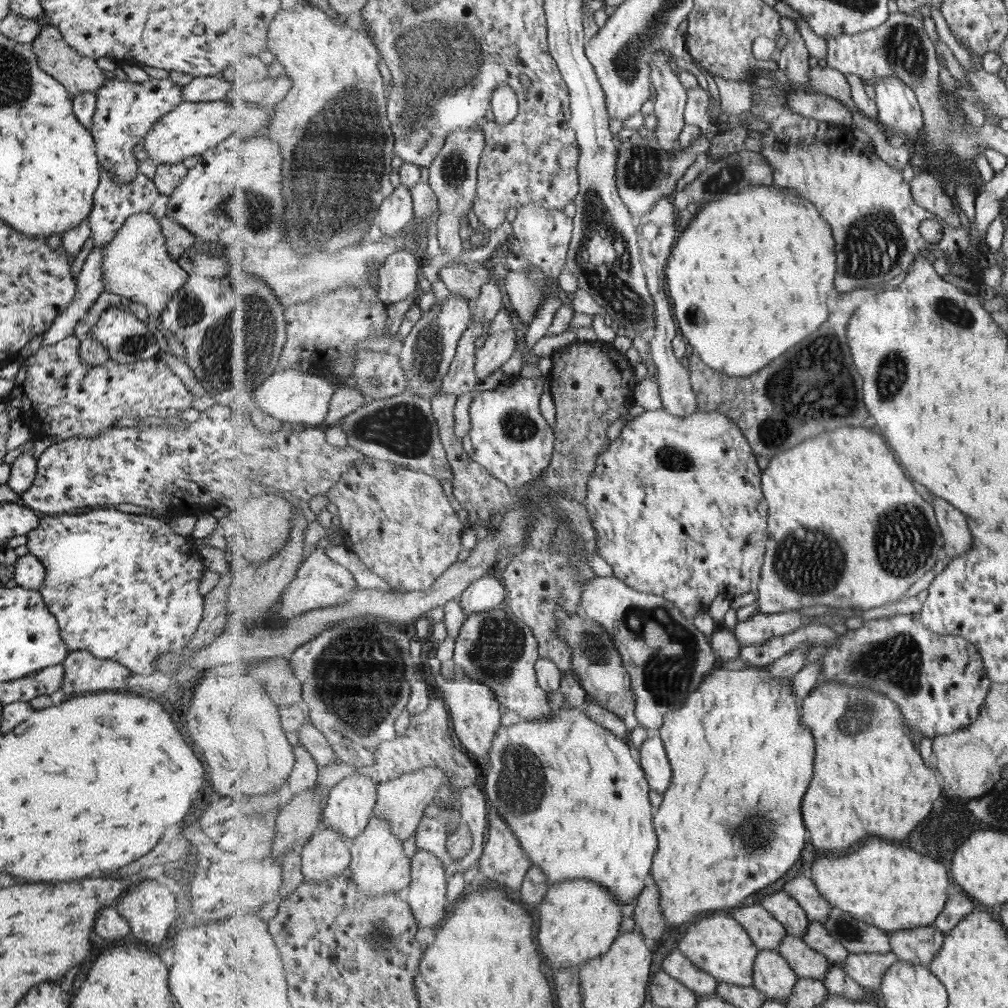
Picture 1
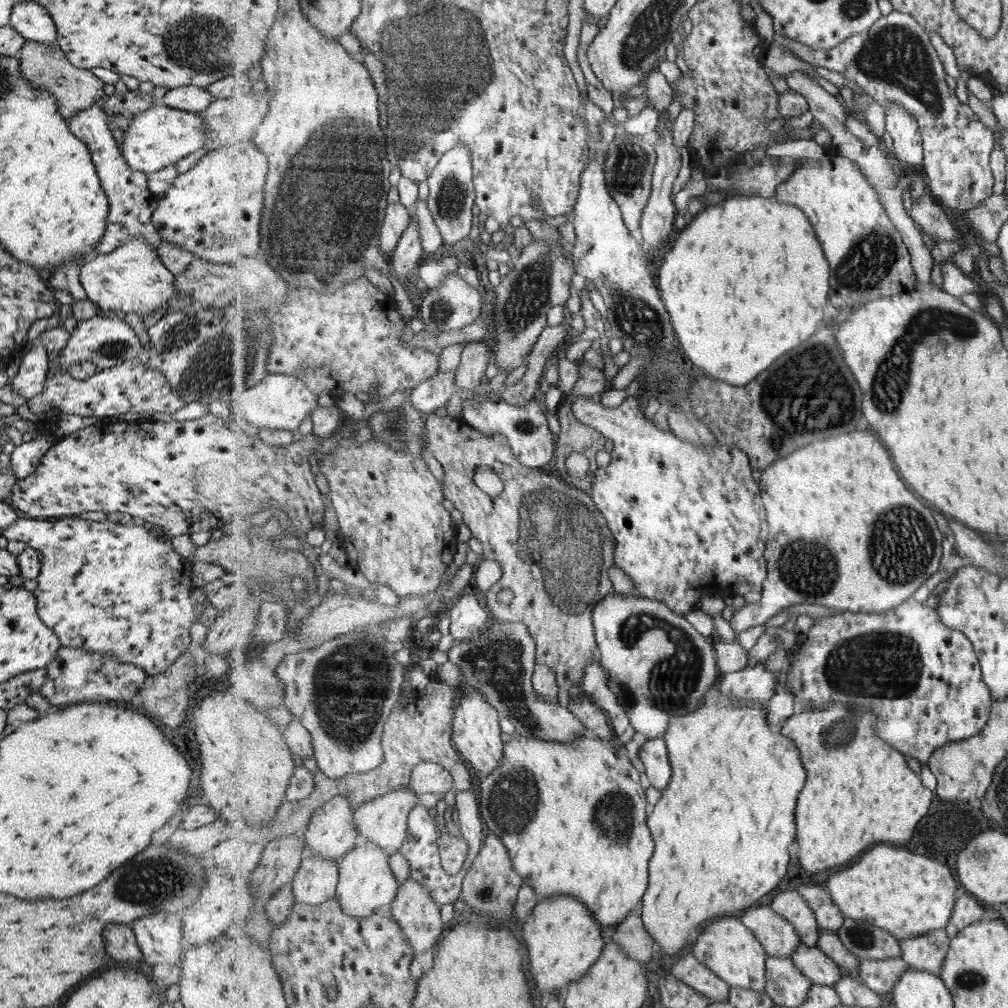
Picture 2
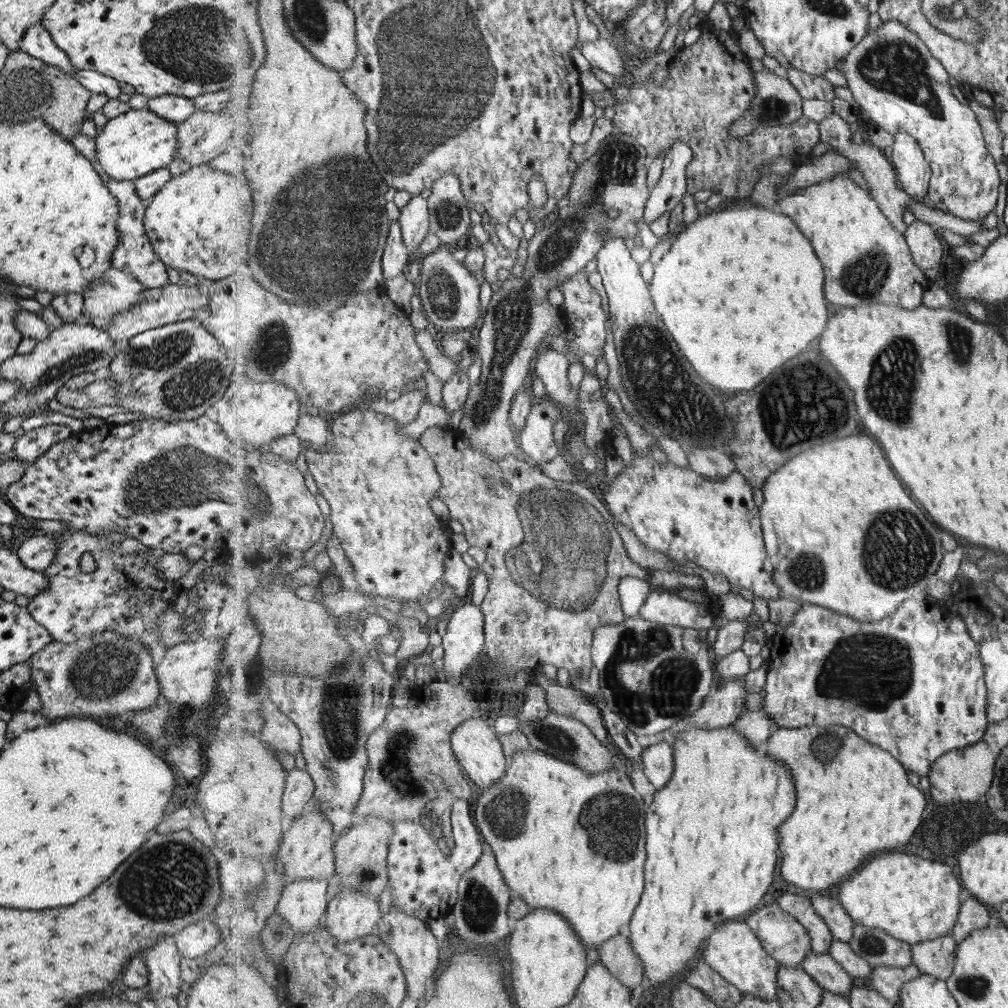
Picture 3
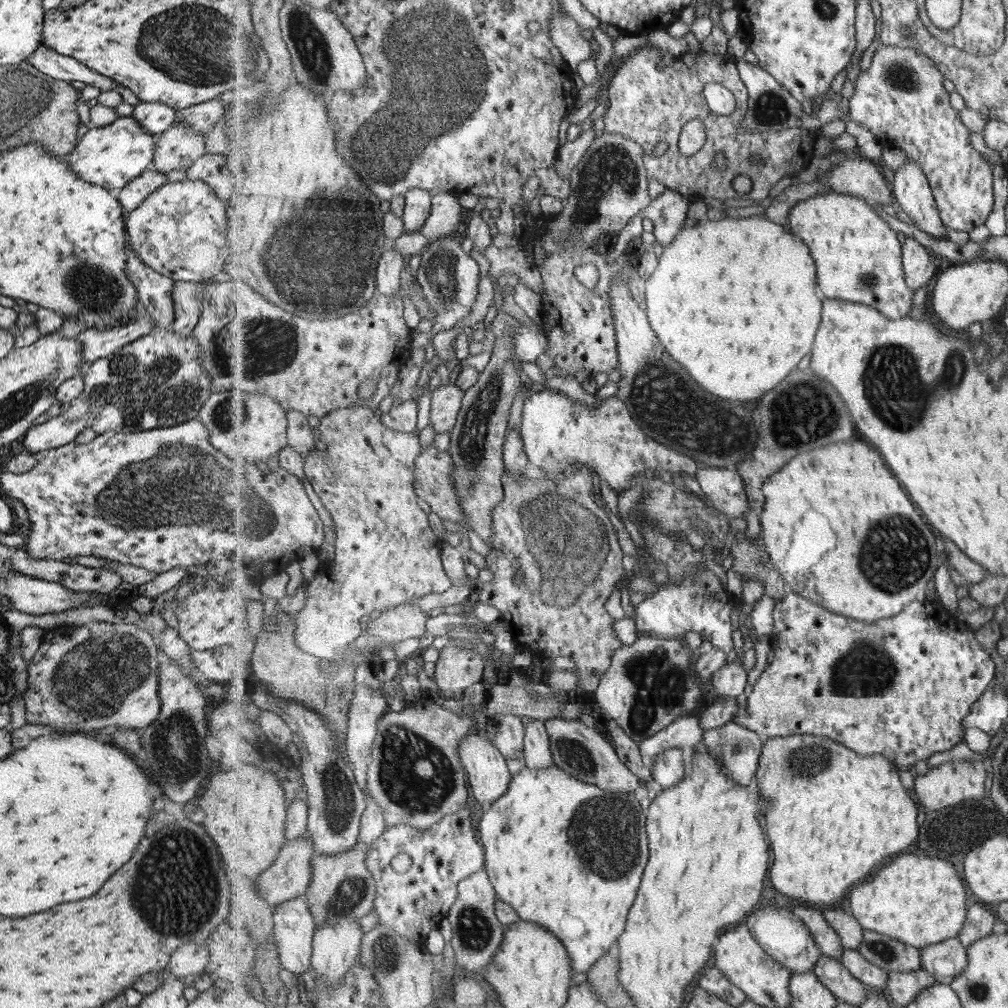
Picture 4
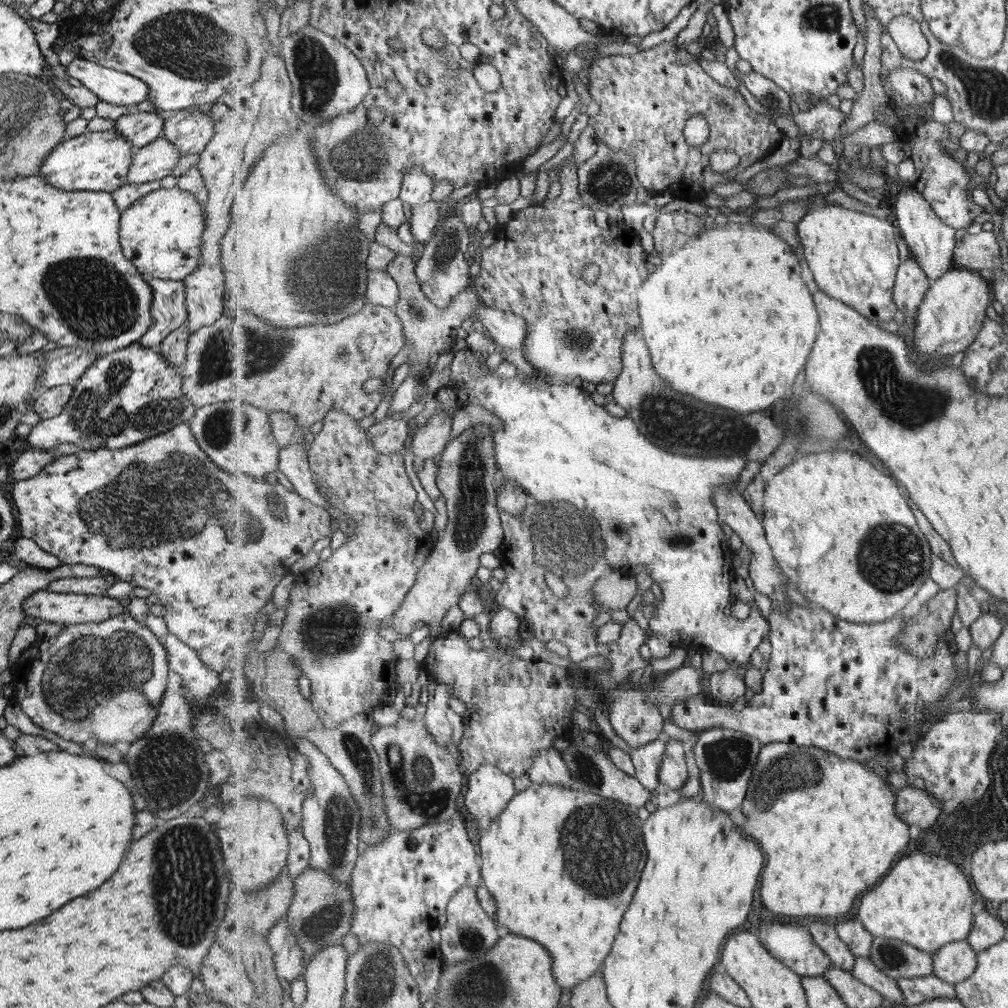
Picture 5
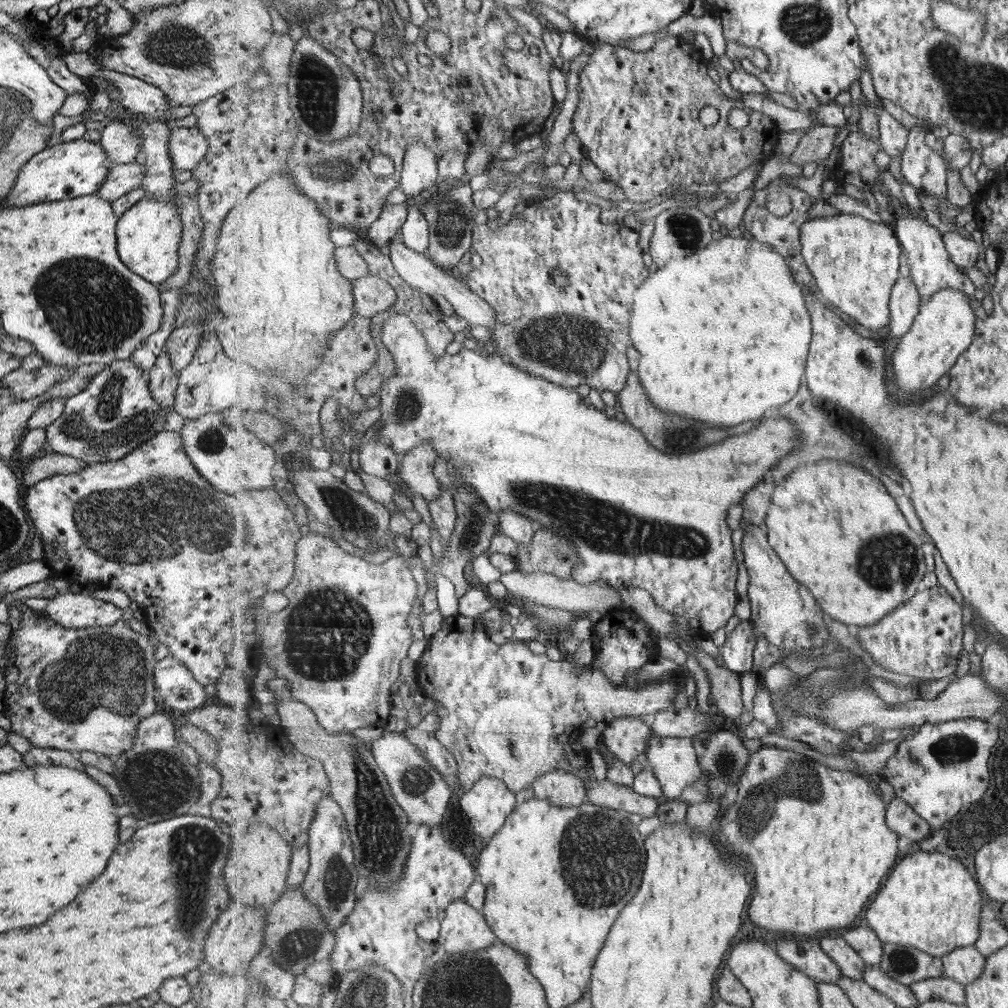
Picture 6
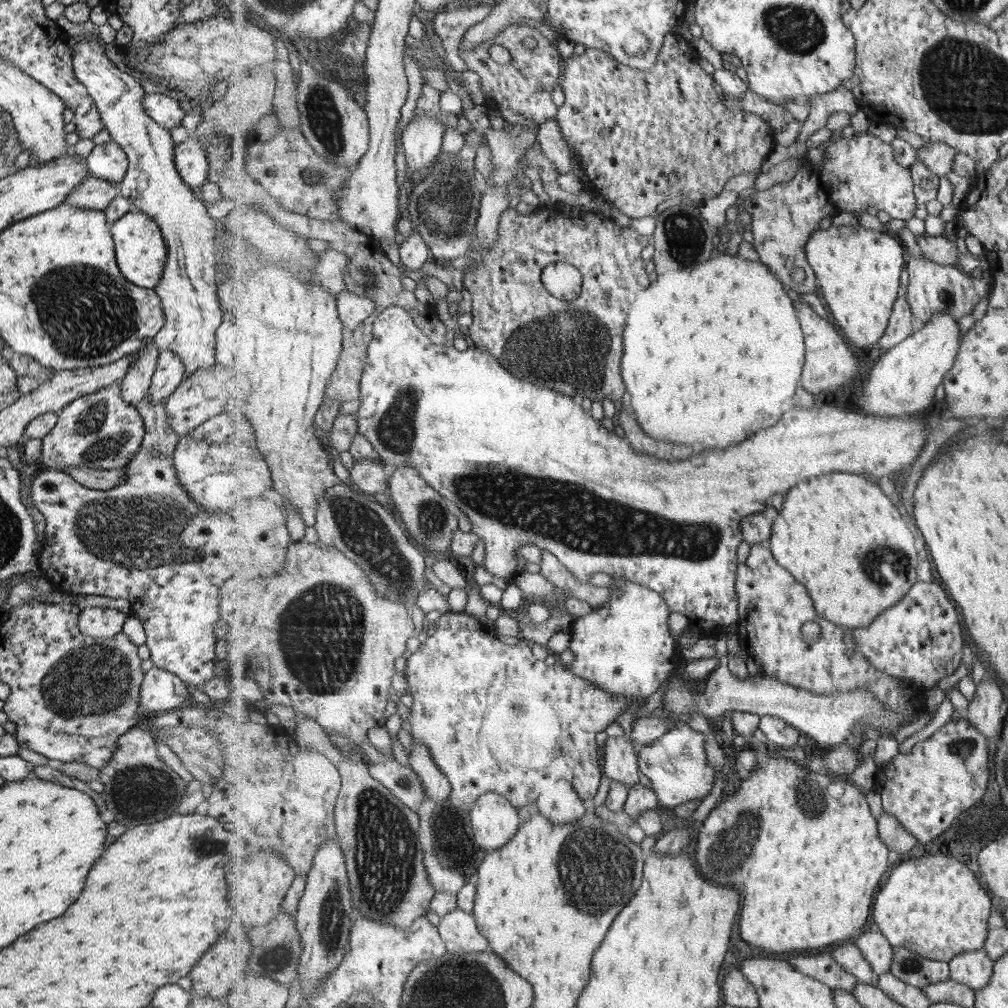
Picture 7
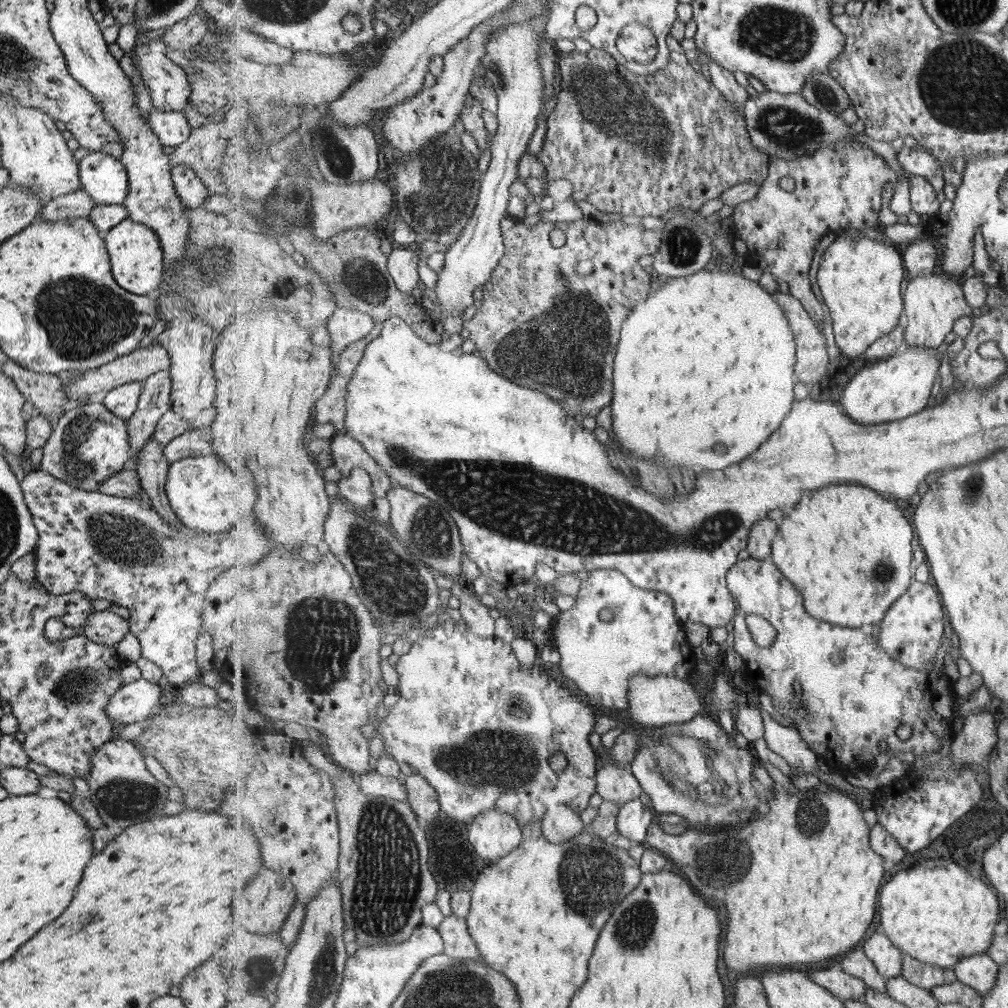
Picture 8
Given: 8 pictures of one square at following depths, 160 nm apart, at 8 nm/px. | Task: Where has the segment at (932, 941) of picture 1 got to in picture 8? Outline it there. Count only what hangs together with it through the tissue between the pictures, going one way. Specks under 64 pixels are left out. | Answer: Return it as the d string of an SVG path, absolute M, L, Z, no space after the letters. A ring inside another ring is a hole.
M981 953L965 957L954 966L954 971L959 981L984 994L996 985L1000 965L988 953Z

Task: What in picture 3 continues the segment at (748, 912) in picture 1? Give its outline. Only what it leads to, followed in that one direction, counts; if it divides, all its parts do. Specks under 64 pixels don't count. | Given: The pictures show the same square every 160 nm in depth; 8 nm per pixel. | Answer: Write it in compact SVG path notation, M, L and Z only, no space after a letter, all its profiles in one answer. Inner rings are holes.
M779 904L777 906L769 906L769 908L763 908L759 910L757 914L753 912L747 916L745 920L748 926L753 932L758 936L761 942L763 942L764 947L772 954L780 964L787 966L801 966L803 964L805 957L812 950L812 940L809 937L807 929L801 924L795 916L784 912L780 908Z

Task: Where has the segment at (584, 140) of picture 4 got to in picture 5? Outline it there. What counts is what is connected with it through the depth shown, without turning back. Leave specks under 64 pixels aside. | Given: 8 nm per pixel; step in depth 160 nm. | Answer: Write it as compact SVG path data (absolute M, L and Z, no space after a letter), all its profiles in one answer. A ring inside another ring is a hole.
M571 162L567 168L567 178L561 180L562 192L554 199L545 199L541 204L532 204L529 207L521 209L513 216L505 225L499 226L491 234L486 242L485 249L481 253L481 271L476 277L473 277L473 284L471 288L479 293L483 304L487 307L501 309L507 313L515 313L522 316L528 322L528 337L524 342L523 354L526 360L533 365L537 371L537 375L542 375L552 381L572 383L575 378L580 378L583 383L615 383L624 369L624 342L632 330L639 330L642 324L640 315L640 302L638 301L638 294L641 290L641 285L648 280L651 273L647 273L647 261L652 255L643 251L639 241L637 232L628 229L625 226L610 226L607 229L597 226L595 220L595 212L591 206L584 203L584 199L580 194L580 180L578 178L578 164ZM587 264L595 264L601 267L601 278L595 284L587 284L583 280L583 268Z

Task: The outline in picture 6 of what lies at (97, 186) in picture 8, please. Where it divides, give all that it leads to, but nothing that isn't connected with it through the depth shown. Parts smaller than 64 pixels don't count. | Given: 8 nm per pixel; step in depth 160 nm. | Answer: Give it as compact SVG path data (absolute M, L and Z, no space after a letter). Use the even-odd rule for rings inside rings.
M108 121L100 129L98 143L108 154L111 164L131 162L140 150L140 134L123 121Z

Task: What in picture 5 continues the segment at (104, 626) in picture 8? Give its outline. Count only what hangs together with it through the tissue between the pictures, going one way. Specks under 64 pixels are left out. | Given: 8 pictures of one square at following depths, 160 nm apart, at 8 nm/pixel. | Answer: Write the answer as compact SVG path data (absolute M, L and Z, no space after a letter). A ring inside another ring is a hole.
M42 587L26 596L21 603L21 610L24 616L59 625L101 622L121 613L128 614L127 605L122 605L109 596L51 592L47 587Z

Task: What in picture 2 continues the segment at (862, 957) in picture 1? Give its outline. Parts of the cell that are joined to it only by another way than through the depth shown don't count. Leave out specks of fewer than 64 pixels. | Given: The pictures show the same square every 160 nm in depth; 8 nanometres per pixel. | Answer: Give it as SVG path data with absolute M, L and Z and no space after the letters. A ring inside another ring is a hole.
M902 956L892 959L862 959L858 978L880 995L887 995L891 994L900 976L909 968Z

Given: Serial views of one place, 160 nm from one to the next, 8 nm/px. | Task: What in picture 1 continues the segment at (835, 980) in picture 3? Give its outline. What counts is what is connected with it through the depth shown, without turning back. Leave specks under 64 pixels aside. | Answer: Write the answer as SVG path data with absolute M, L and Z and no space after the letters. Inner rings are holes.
M788 935L779 946L783 958L803 978L824 980L832 962L821 952L810 947L807 942L797 936Z

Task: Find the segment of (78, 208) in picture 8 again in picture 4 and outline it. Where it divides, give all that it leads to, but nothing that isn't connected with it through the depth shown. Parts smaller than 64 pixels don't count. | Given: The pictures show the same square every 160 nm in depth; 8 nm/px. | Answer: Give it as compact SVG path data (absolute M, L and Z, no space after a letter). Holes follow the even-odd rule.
M169 125L156 137L151 169L167 173L170 170L187 170L194 160L206 152L210 134L201 134L189 127Z

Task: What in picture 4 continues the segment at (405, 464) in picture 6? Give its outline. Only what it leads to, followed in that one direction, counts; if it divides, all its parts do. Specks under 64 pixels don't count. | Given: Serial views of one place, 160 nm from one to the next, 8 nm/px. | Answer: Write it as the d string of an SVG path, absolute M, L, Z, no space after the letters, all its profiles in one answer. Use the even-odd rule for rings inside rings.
M455 384L440 385L432 393L430 404L430 422L435 434L451 432L458 422L464 391Z

